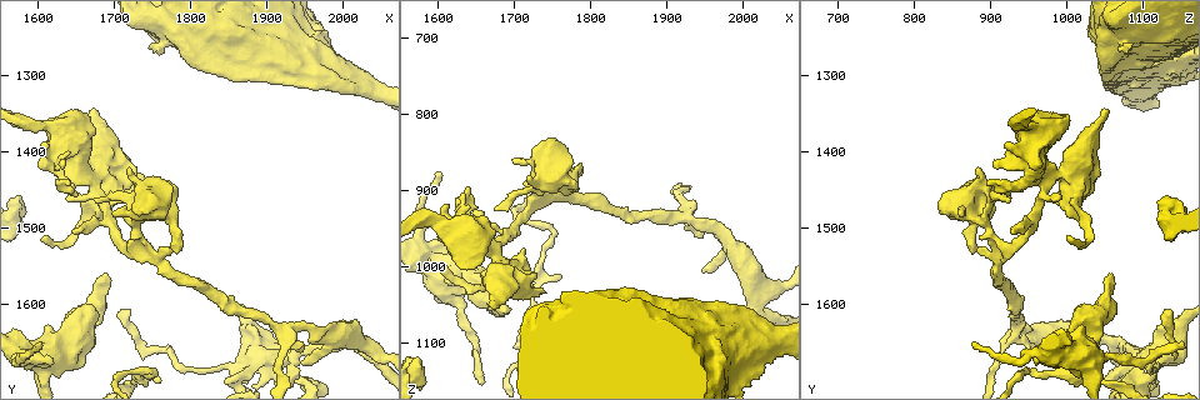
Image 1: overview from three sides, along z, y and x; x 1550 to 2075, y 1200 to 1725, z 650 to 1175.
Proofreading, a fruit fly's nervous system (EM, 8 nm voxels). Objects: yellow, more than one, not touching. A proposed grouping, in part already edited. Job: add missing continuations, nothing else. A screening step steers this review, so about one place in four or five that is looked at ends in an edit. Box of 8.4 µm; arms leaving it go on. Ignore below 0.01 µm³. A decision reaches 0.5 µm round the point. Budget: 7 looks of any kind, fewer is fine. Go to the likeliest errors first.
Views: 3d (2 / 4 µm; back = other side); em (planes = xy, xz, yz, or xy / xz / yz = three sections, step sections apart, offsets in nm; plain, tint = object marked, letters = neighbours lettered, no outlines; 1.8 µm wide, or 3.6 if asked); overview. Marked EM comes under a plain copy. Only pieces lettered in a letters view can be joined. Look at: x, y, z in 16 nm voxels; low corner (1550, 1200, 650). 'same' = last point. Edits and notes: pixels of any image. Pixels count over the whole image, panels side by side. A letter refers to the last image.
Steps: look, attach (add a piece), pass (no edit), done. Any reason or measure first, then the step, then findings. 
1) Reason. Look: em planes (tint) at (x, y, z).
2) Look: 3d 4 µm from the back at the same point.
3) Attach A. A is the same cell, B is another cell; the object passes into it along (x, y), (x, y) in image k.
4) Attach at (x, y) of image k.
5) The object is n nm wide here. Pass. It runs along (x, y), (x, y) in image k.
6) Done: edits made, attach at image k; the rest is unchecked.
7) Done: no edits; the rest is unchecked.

Branch stops here. Look: em planes (letters) at (1695, 1565, 1055).

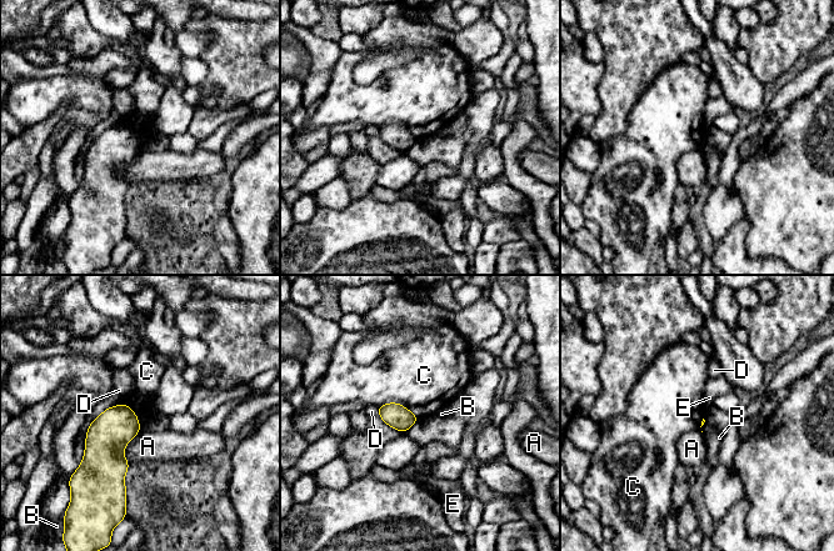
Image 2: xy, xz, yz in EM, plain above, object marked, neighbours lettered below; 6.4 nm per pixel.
Pass. A, B, C, D and E are other cells; a border runs along (376, 406), (399, 402), (419, 417) in image 2; no lettered piece goes on from it.

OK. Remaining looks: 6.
Look: em xy step 16 (tint) at (1920, 1630, 935).

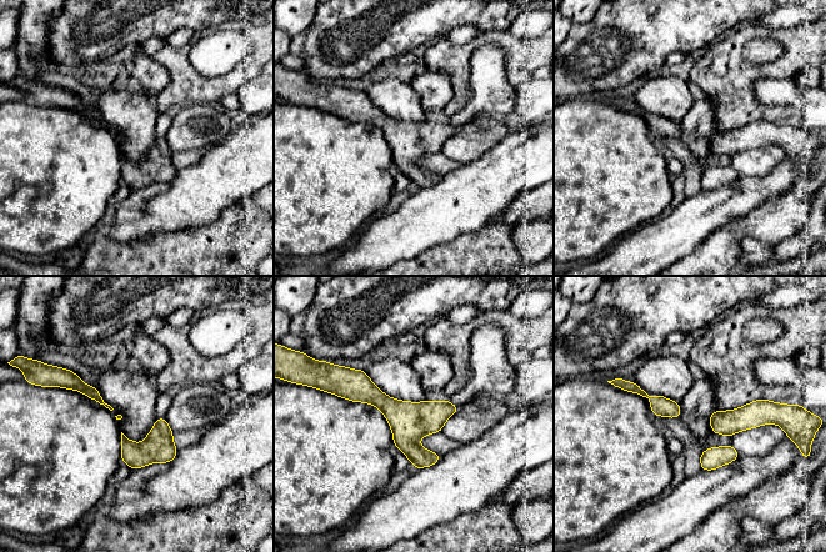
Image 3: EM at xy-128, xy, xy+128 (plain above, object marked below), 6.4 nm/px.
Another direction. Look: em planes (tint) at the same point.

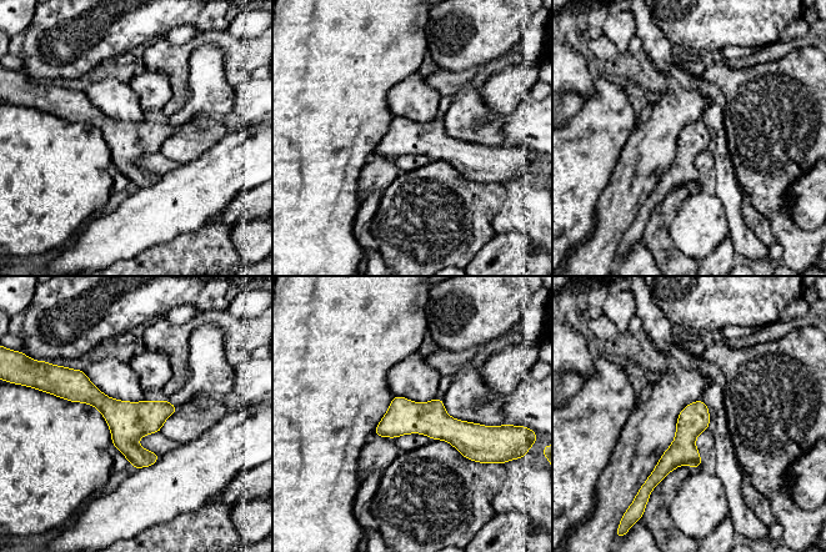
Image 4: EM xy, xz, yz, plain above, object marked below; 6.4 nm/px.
Look: em planes (letters) at the same point.

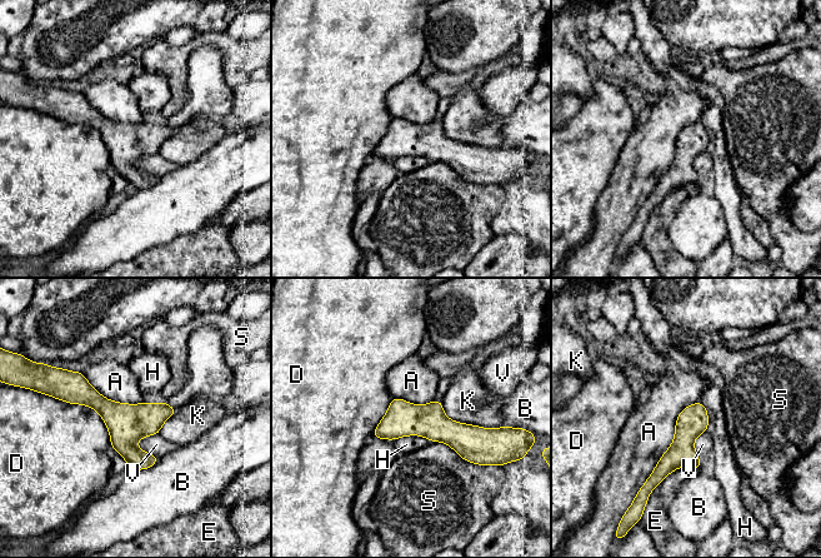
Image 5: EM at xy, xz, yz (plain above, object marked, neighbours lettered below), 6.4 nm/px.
The object is 190 nm wide here. Pass. A, B, D, E, H, K, S and V are other cells; a border runs along (699, 400), (681, 410), (640, 488) in image 5; no lettered piece goes on from it.

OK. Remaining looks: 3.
Calibre changes. Look: 3d 4 µm at (1740, 1475, 870).

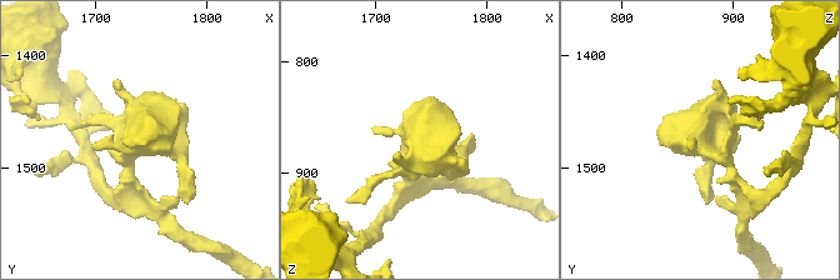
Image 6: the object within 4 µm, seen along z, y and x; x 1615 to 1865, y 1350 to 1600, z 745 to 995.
Need the tissue. Look: em 3.6 µm planes (letters) at (1740, 1478, 868).

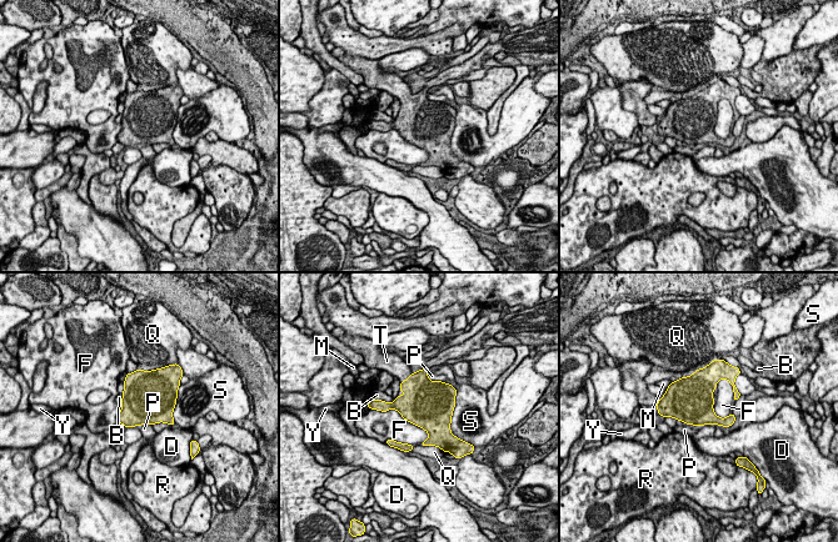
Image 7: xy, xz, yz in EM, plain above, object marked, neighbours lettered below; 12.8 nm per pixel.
Attach T. T is the same cell, B, D, F, M, P, Q, R, S and Y are other cells; the object passes into it along (422, 389), (407, 379), (394, 365) in image 7; the neuron continues.

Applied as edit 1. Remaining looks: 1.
Done: edits made, attach at image 7; the rest is unchecked.

